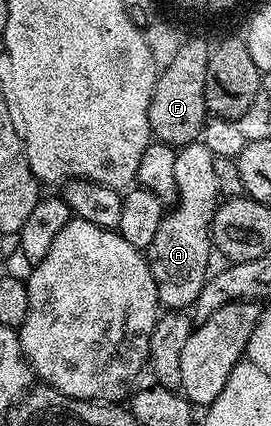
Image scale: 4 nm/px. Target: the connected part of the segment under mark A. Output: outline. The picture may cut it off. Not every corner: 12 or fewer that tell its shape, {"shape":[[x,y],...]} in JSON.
{"shape":[[177,148],[178,204],[148,262],[159,304],[193,308],[211,270],[216,157]]}

